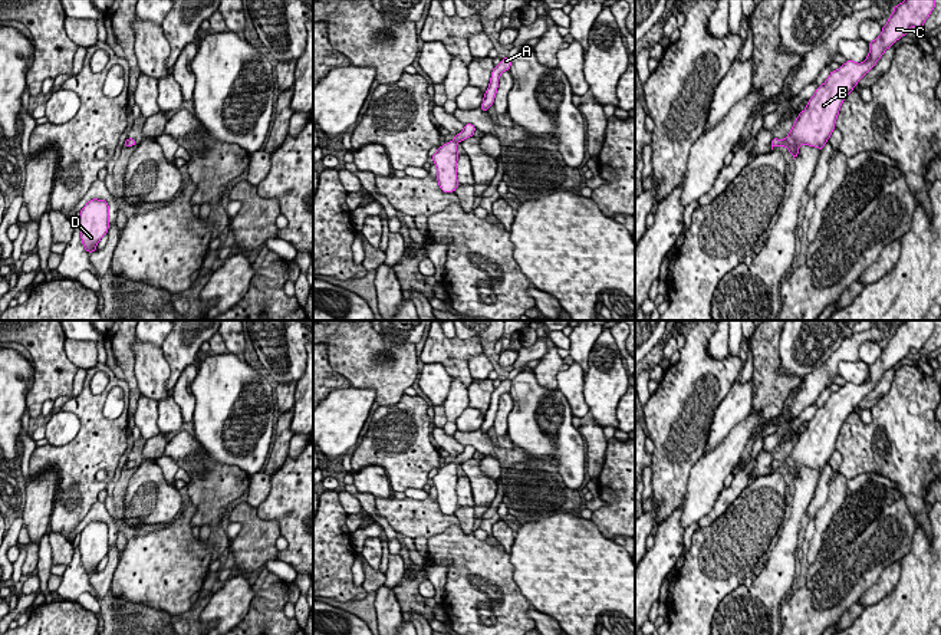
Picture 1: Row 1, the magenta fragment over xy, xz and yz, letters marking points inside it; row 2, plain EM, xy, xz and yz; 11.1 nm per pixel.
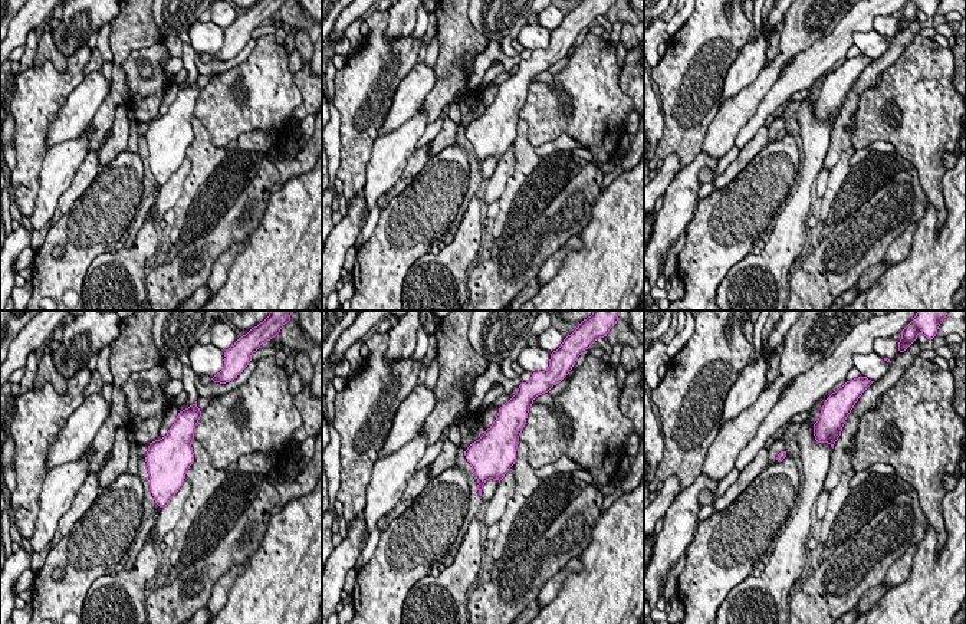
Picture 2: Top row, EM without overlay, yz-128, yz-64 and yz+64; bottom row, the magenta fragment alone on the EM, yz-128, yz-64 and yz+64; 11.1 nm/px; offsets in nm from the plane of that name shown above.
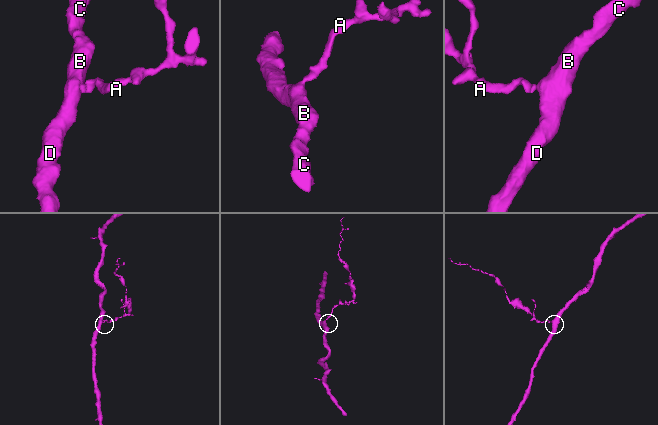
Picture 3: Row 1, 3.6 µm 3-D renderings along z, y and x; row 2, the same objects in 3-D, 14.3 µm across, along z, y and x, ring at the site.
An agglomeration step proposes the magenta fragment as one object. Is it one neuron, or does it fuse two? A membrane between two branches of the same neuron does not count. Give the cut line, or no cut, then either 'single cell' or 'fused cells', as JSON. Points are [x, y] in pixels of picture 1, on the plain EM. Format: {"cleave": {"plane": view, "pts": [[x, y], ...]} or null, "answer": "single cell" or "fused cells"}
{"cleave": null, "answer": "single cell"}

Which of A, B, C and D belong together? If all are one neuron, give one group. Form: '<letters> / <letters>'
A B C D

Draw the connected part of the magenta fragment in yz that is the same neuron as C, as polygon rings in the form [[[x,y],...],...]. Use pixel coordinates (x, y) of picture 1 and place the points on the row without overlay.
[[[907,320],[894,329],[882,355],[871,365],[869,376],[862,385],[846,382],[838,392],[832,392],[823,407],[819,407],[807,428],[799,435],[789,457],[784,461],[771,461],[774,468],[786,468],[793,481],[799,477],[800,467],[822,470],[835,451],[840,427],[849,414],[858,407],[894,365],[909,353],[911,348],[917,351],[924,348],[935,329],[935,320]]]

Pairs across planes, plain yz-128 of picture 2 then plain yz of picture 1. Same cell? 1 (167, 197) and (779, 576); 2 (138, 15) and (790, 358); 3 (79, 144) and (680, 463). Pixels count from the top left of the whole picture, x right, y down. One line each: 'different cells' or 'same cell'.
1: different cells
2: different cells
3: different cells

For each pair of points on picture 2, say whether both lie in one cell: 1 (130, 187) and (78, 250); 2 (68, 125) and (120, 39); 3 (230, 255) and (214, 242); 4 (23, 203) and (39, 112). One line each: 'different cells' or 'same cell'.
1: same cell
2: different cells
3: different cells
4: same cell

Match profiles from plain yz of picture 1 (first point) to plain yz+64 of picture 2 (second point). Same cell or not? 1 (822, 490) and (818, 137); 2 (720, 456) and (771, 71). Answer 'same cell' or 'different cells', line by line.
1: different cells
2: same cell

